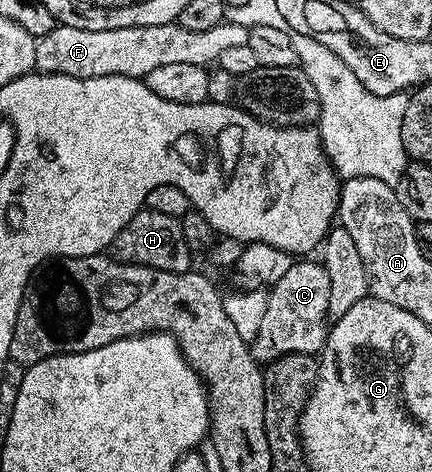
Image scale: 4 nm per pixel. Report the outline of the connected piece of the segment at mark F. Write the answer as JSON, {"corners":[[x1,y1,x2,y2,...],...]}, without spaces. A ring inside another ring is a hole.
{"corners":[[176,21,174,23,166,23,165,25,141,25,140,27,122,27,121,29,77,29,73,25,57,25,49,33,38,36,35,41,35,71,41,75,64,75,65,77,113,77,114,75,124,75,125,77,133,77,134,79,143,79,149,73,153,73,153,69,157,69,160,65,177,65,183,62,185,65,201,65,207,67,214,64,221,57,221,53,237,45,245,45,247,43,248,28,237,25,236,23,221,22,213,25,213,29,185,29]]}

